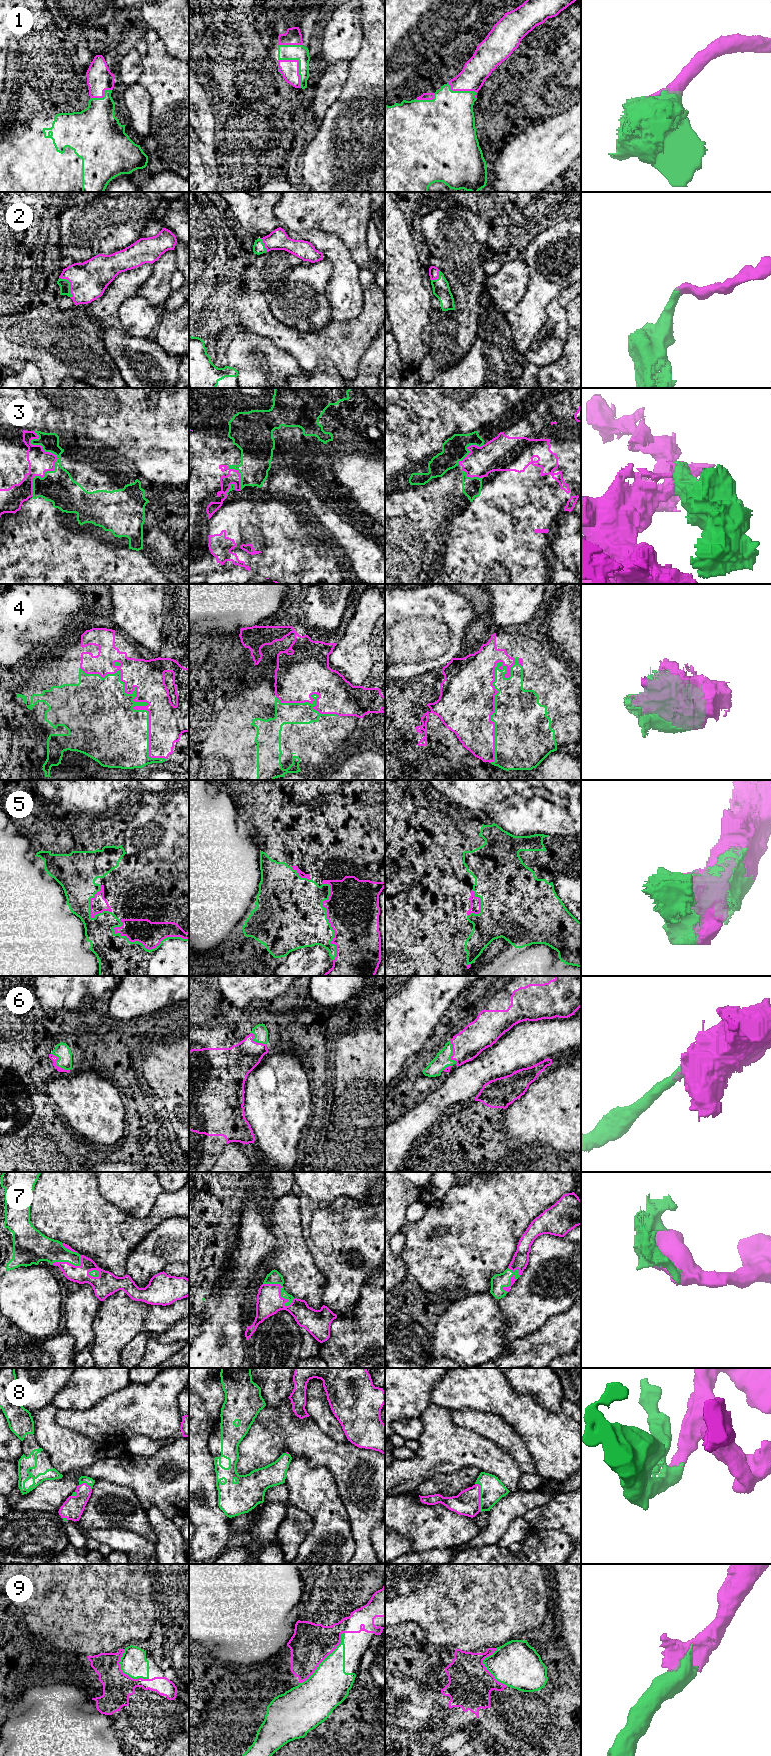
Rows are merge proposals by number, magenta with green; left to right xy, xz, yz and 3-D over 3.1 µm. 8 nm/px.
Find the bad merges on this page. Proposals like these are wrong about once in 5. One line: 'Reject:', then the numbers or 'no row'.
Reject: 3

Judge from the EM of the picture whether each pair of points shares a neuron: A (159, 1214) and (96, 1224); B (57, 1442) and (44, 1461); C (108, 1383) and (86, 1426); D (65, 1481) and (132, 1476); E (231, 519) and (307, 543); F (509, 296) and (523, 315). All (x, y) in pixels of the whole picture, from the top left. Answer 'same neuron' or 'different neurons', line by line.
A: same neuron
B: different neurons
C: different neurons
D: same neuron
E: same neuron
F: different neurons

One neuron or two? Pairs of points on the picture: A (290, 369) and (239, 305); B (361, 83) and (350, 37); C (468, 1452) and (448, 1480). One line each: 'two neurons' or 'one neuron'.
A: two neurons
B: two neurons
C: two neurons

